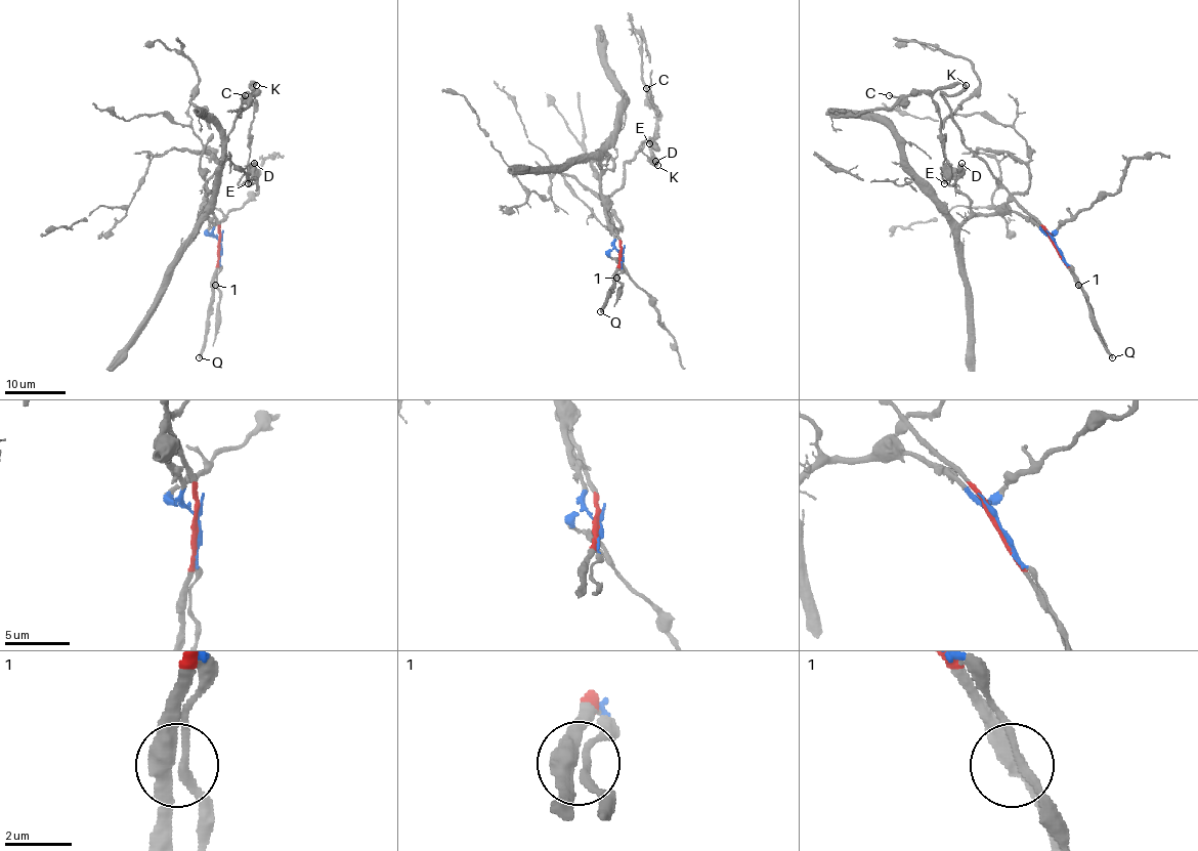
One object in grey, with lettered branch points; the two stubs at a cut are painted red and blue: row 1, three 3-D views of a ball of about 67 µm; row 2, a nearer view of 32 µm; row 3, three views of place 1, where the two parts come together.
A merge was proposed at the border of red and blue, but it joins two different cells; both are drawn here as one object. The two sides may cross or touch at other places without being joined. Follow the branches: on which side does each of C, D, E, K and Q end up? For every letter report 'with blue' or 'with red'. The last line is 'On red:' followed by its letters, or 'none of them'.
C: with red
D: with red
E: with red
K: with red
Q: with red
On red: C, D, E, K, Q

